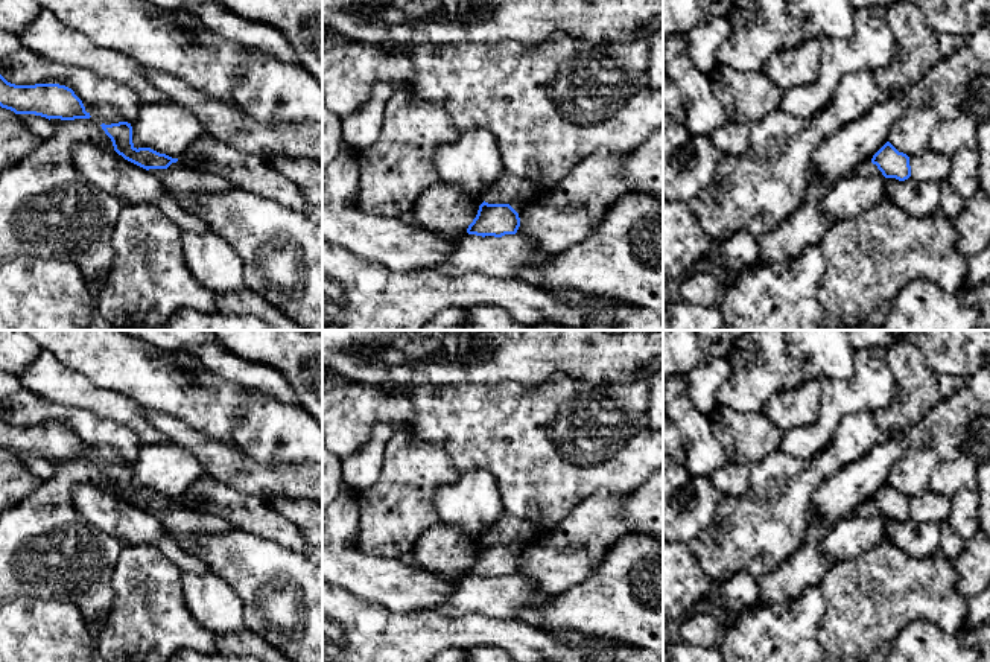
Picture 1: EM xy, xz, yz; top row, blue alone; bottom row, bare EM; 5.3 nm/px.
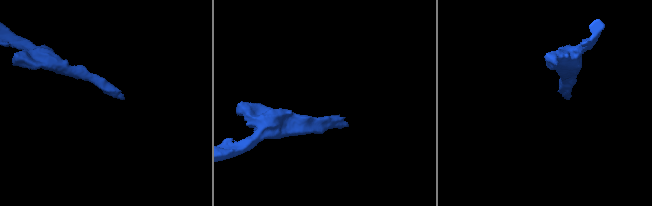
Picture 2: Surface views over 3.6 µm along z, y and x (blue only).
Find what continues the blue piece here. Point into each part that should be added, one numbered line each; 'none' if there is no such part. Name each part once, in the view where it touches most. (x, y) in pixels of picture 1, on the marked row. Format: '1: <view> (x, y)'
1: xz (519, 194)

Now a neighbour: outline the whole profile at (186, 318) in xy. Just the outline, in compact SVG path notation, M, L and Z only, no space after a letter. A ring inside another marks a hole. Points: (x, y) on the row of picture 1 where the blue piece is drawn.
M181 309L160 330L269 330L257 317Z

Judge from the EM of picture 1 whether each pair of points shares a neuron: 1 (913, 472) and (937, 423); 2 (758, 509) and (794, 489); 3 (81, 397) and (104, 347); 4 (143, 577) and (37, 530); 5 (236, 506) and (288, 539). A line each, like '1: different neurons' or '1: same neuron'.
1: same neuron
2: same neuron
3: different neurons
4: different neurons
5: same neuron

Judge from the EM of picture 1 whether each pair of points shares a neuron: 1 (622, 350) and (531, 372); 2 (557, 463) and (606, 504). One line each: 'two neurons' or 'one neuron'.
1: one neuron
2: two neurons

